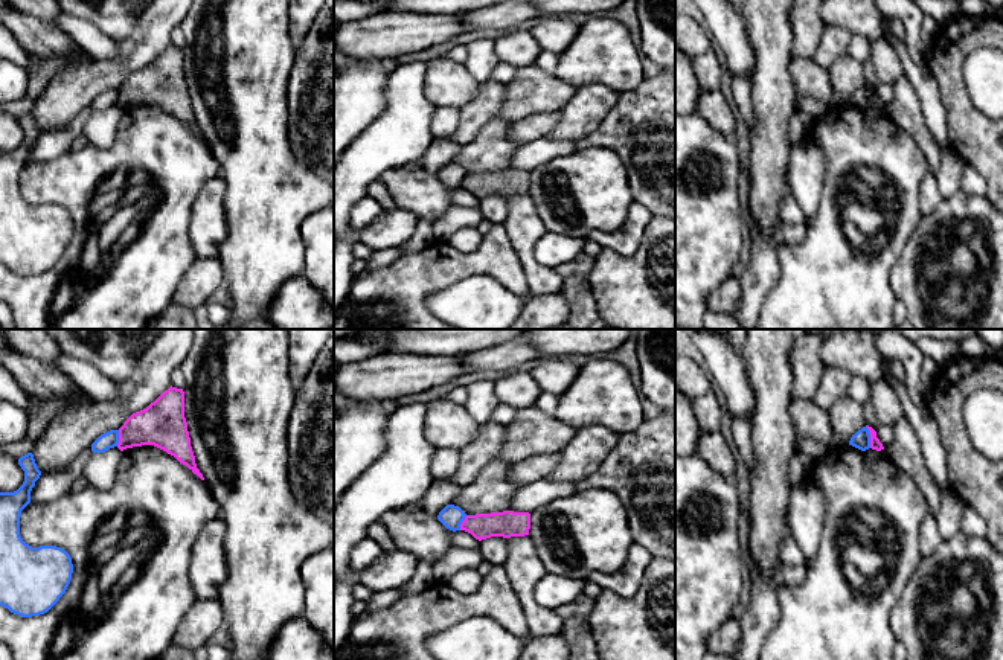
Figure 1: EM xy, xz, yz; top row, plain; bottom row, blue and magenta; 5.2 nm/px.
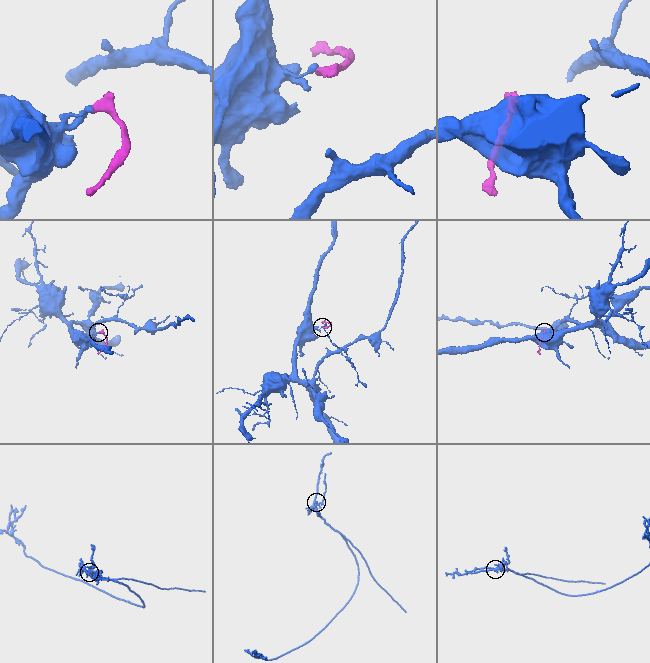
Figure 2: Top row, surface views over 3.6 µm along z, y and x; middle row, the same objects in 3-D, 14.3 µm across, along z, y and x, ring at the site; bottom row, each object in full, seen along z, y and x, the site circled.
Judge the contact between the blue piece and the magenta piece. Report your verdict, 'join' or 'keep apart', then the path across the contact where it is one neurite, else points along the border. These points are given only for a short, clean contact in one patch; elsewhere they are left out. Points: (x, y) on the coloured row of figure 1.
keep apart | along yz (866, 426), (871, 435), (871, 447)

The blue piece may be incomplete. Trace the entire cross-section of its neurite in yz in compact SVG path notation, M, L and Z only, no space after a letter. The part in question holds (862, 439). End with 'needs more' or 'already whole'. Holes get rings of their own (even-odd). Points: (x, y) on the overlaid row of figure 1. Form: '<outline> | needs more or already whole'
M863 427L861 430L858 430L849 441L849 445L866 451L870 448L870 433L867 430L867 427Z | already whole

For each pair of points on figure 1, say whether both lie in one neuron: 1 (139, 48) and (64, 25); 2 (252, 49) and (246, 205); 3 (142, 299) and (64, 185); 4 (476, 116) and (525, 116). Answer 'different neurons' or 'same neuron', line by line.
1: different neurons
2: same neuron
3: same neuron
4: same neuron

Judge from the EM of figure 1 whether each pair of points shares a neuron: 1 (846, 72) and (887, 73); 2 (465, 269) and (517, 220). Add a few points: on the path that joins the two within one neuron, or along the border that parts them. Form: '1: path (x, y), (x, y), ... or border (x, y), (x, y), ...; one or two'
1: border (862, 64), (866, 83); two
2: border (502, 224), (511, 247), (522, 262); two

